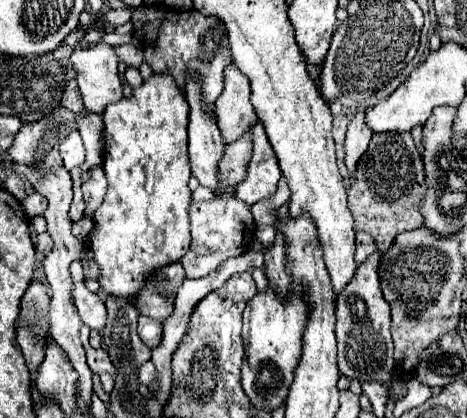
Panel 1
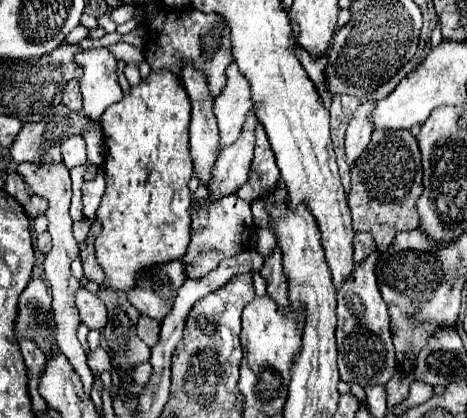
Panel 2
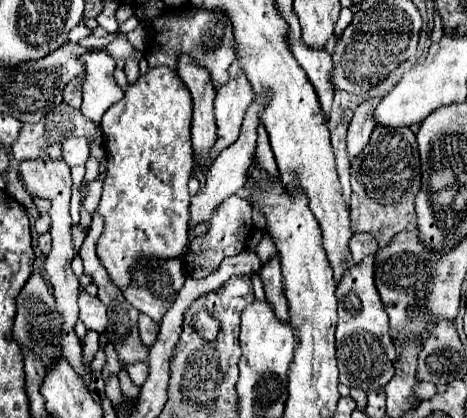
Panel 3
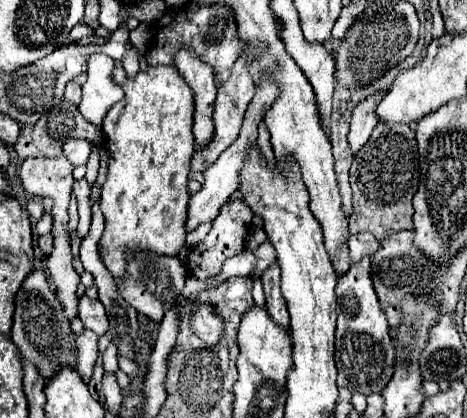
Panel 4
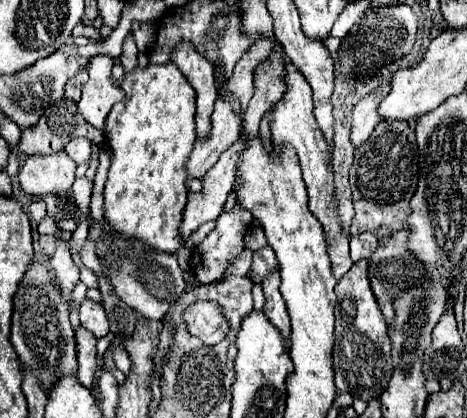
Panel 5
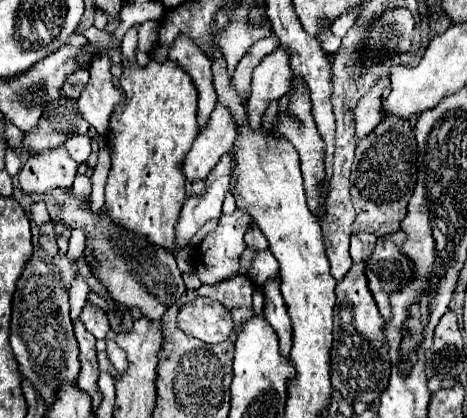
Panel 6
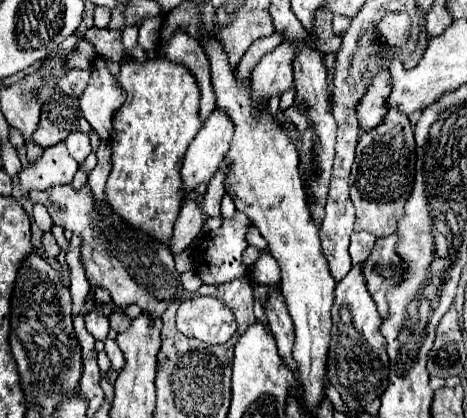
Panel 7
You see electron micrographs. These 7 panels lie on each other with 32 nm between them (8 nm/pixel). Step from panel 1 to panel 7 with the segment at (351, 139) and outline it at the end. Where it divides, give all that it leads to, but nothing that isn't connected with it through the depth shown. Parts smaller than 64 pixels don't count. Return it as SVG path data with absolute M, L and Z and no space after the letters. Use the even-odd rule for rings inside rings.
M382 72L374 78L372 86L368 88L368 92L362 96L362 100L358 102L356 108L356 116L358 116L358 128L360 134L370 132L372 128L378 126L378 122L384 118L386 114L386 98L390 96L392 90L392 78L390 72Z

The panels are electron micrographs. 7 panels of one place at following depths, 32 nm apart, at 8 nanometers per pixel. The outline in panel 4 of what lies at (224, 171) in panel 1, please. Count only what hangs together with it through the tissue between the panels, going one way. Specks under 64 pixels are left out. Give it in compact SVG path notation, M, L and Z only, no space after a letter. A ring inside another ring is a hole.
M266 82L266 84L260 84L260 90L256 90L252 102L248 104L248 110L246 110L246 116L244 116L244 124L242 124L242 130L240 130L240 136L238 140L228 148L224 150L218 160L204 172L204 186L200 188L200 192L192 194L190 196L190 206L188 206L188 220L186 220L186 230L194 230L198 224L202 222L210 222L218 212L220 212L220 206L234 194L238 192L240 188L240 172L242 172L242 166L246 162L246 156L248 152L252 150L256 138L258 138L258 124L262 120L262 112L272 104L272 100L276 98L276 88Z

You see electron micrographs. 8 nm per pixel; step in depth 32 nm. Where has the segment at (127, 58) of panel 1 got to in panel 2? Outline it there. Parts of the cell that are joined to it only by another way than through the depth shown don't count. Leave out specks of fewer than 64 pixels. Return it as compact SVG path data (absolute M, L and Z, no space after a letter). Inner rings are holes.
M118 44L116 48L116 56L120 56L120 60L124 60L126 64L142 64L144 62L144 54L142 54L142 48L134 48L132 44Z

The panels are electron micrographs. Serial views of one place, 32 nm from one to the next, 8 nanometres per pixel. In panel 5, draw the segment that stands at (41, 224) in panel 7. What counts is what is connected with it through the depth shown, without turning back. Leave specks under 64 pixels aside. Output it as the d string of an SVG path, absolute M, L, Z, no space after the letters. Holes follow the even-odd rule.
M32 201L29 205L28 212L33 220L40 223L47 215L46 205L41 201Z

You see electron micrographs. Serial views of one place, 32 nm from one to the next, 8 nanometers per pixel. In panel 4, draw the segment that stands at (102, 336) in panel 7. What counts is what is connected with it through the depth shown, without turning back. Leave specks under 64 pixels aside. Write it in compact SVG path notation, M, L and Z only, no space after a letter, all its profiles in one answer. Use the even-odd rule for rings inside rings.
M86 294L80 298L80 314L78 318L84 322L84 326L92 332L96 332L98 336L104 336L108 330L108 318L104 312L104 304L100 304L100 300L88 298Z

